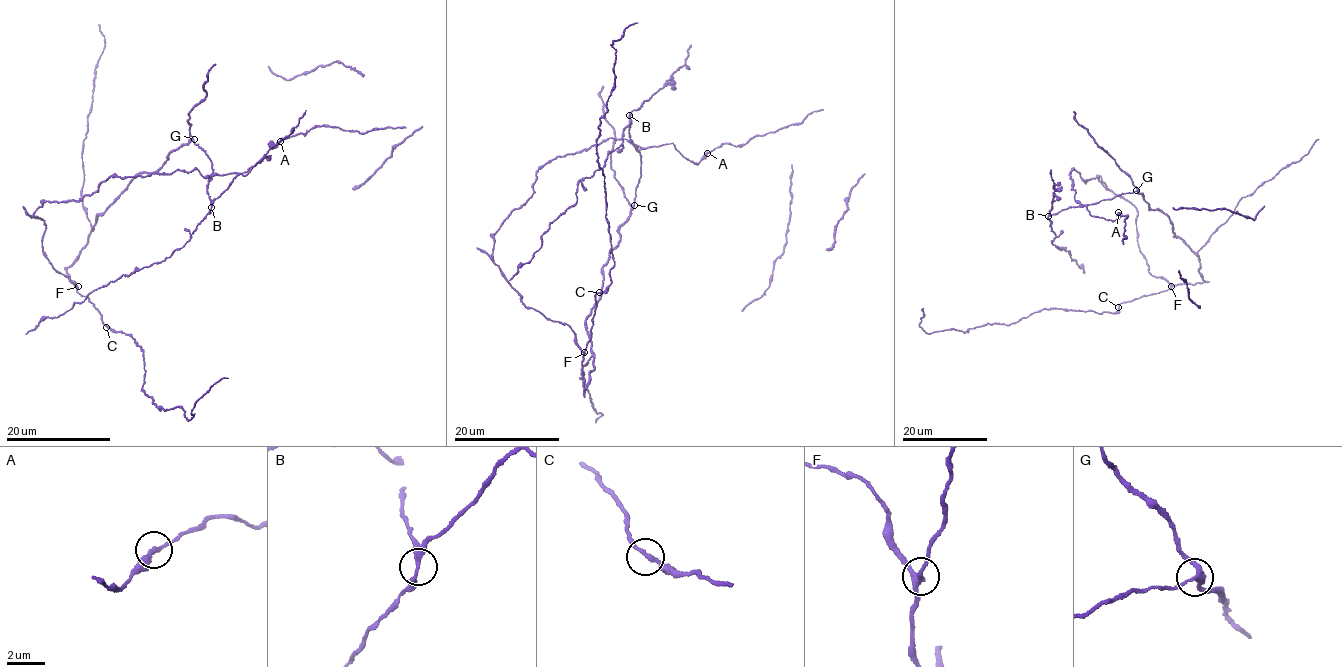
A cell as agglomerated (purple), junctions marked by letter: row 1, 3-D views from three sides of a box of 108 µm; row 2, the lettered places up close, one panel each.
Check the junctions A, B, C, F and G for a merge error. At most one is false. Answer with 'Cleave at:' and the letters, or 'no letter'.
Cleave at: B

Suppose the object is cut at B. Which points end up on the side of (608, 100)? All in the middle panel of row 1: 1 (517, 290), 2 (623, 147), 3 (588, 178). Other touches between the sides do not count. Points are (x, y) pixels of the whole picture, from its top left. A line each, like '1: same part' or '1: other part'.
1: same part
2: other part
3: other part

